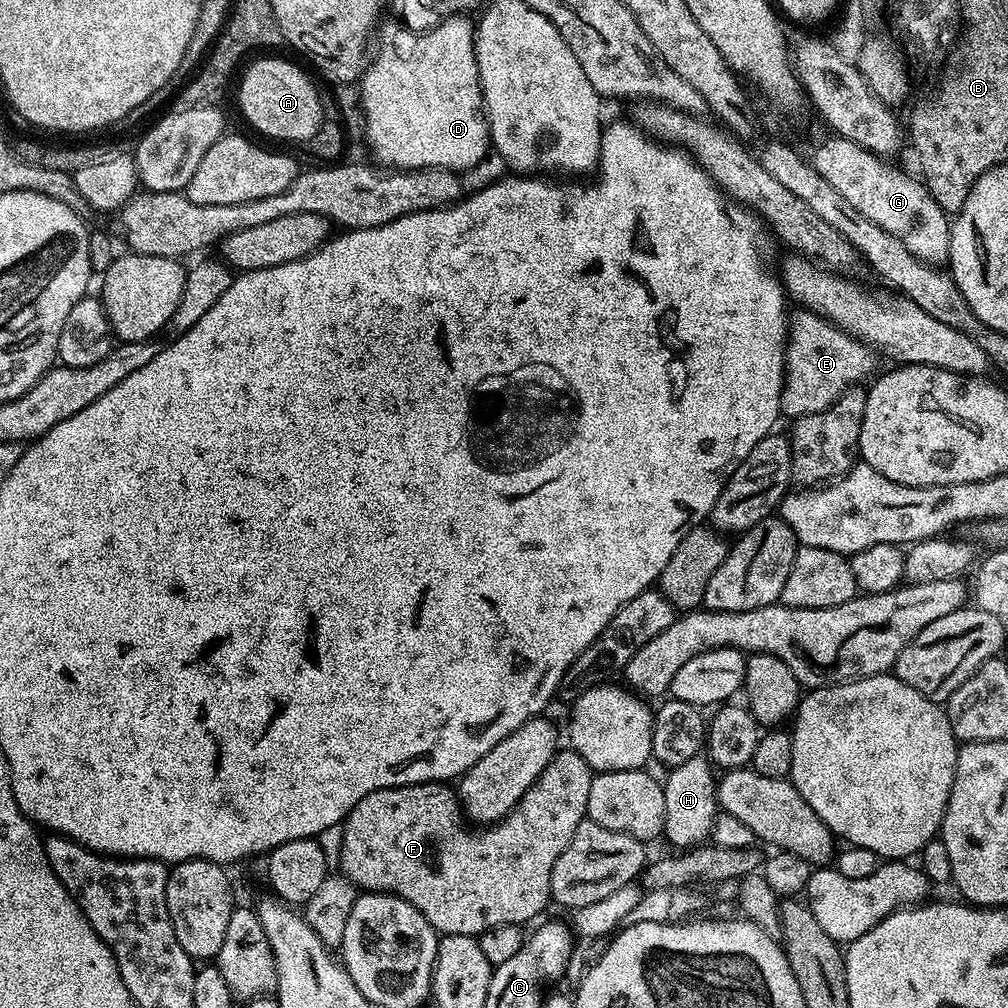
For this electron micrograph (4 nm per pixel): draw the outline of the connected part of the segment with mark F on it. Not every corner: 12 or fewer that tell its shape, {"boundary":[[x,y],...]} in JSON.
{"boundary":[[557,751],[487,826],[457,789],[366,794],[339,871],[437,933],[527,925],[588,815]]}

